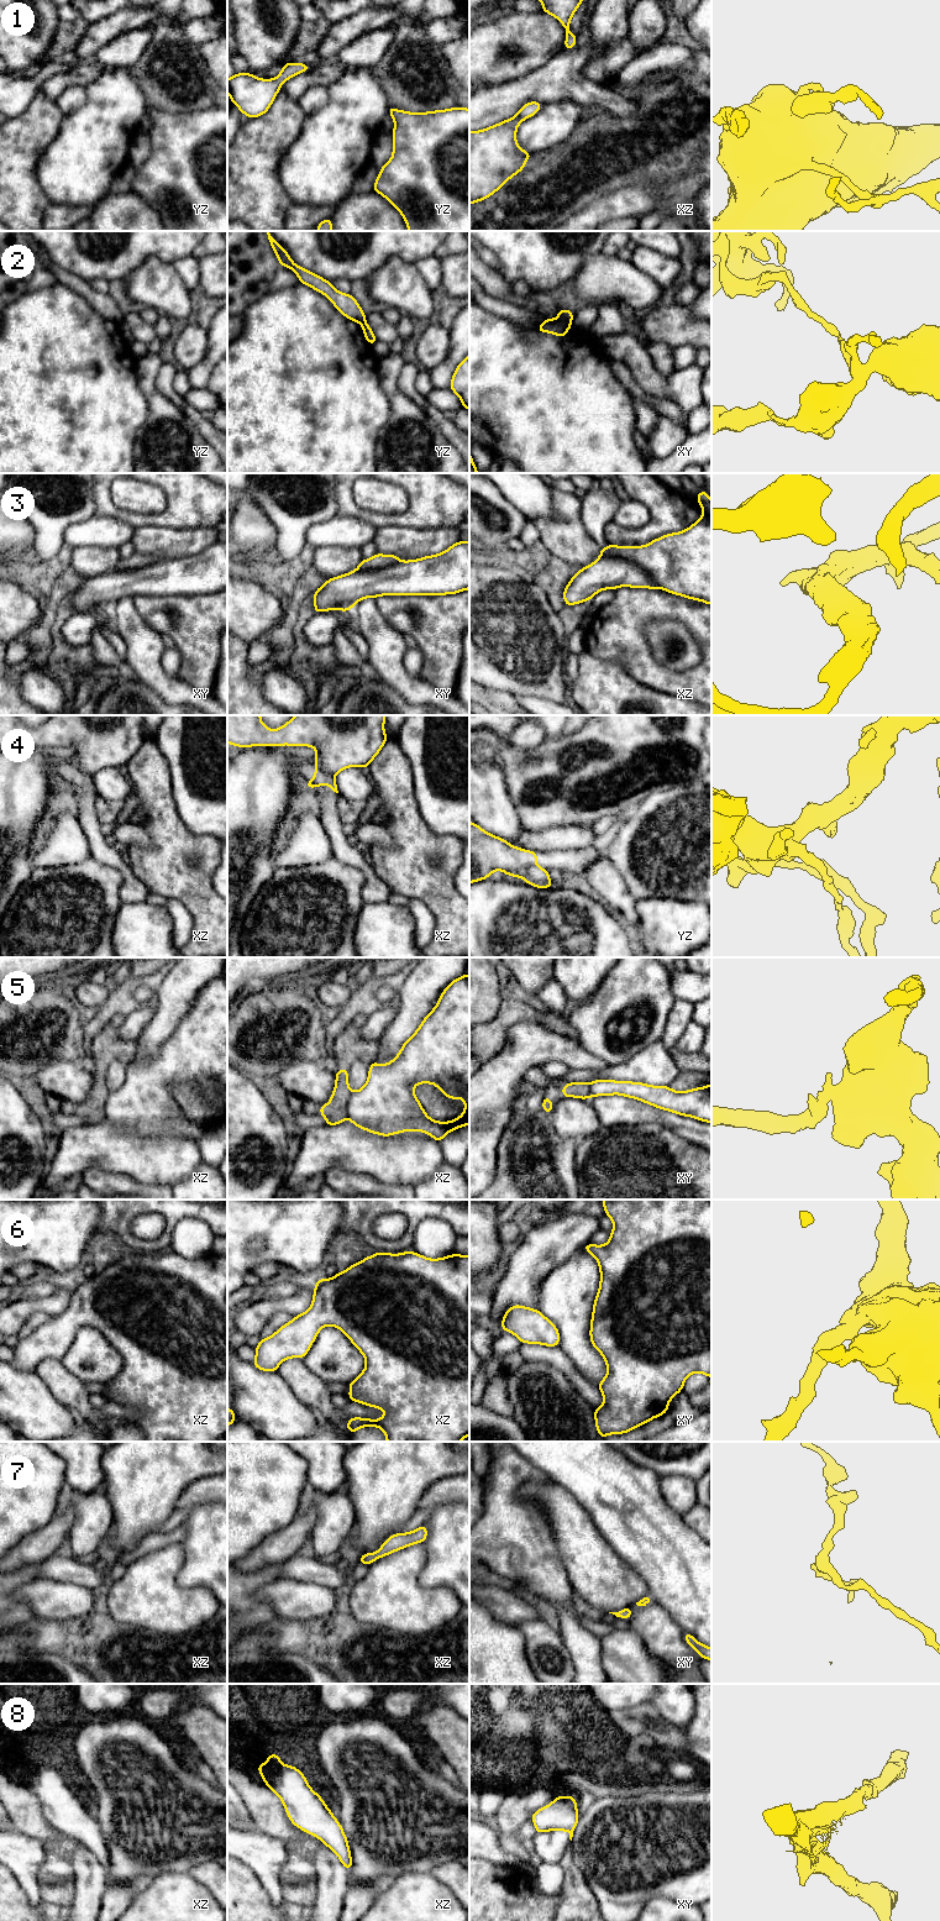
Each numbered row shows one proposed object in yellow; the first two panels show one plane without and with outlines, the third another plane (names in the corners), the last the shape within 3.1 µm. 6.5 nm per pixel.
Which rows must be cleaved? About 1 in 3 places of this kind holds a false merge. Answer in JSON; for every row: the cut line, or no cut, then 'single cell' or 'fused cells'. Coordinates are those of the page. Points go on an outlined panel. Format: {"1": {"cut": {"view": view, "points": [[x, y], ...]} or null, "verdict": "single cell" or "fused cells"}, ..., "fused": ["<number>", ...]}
{"1": {"cut": null, "verdict": "single cell"}, "2": {"cut": {"view": "xy", "points": [[557, 318], [570, 324]]}, "verdict": "fused cells"}, "3": {"cut": null, "verdict": "single cell"}, "4": {"cut": {"view": "xz", "points": [[316, 762], [332, 778]]}, "verdict": "fused cells"}, "5": {"cut": {"view": "xz", "points": [[351, 1093], [347, 1117]]}, "verdict": "fused cells"}, "6": {"cut": null, "verdict": "single cell"}, "7": {"cut": null, "verdict": "single cell"}, "8": {"cut": null, "verdict": "single cell"}, "fused": ["2", "4", "5"]}

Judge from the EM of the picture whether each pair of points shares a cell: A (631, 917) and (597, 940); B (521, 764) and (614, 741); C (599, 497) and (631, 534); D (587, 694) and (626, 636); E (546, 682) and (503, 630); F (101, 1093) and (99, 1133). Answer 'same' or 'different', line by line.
A: different
B: same
C: different
D: different
E: same
F: different

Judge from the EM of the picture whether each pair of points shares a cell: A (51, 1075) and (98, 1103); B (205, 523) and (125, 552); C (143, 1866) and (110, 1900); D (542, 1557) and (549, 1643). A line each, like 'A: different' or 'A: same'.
A: different
B: different
C: same
D: different

